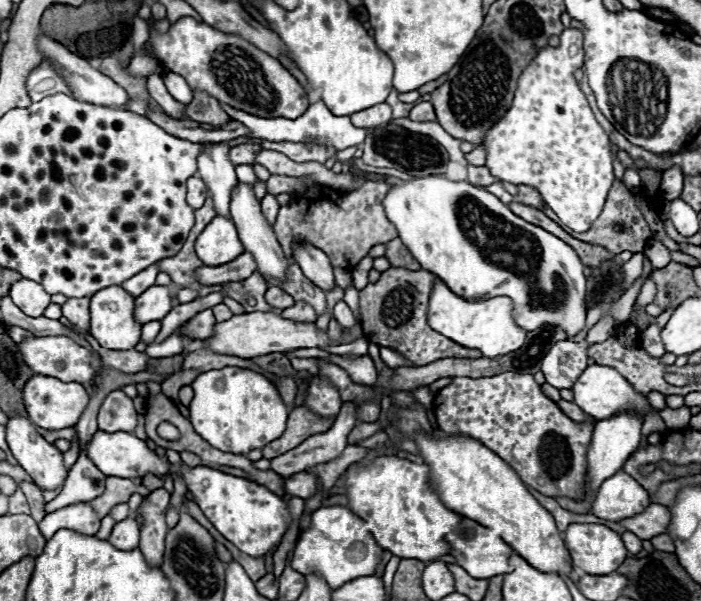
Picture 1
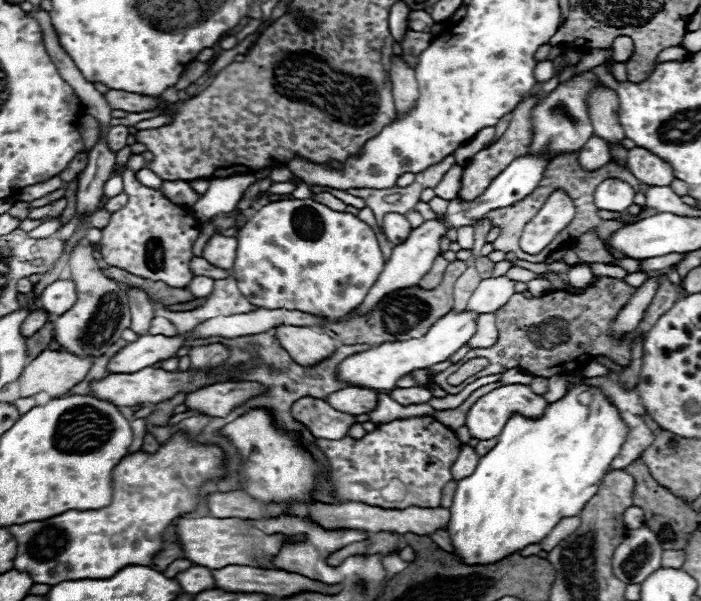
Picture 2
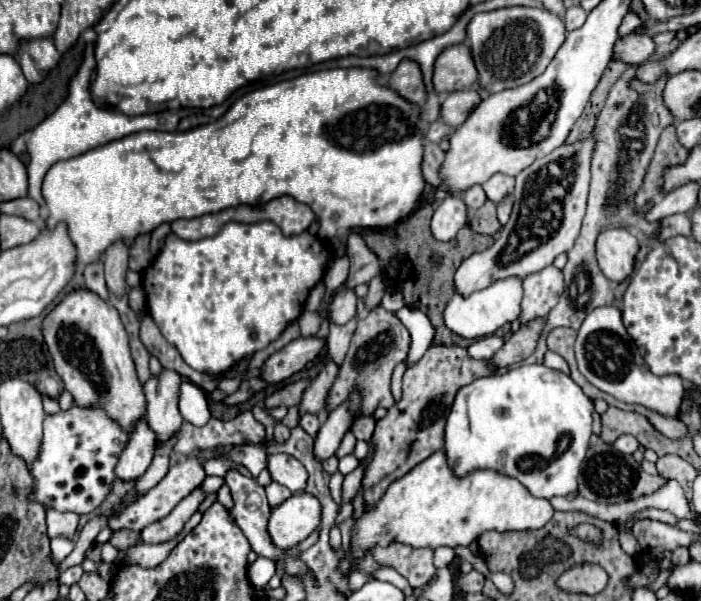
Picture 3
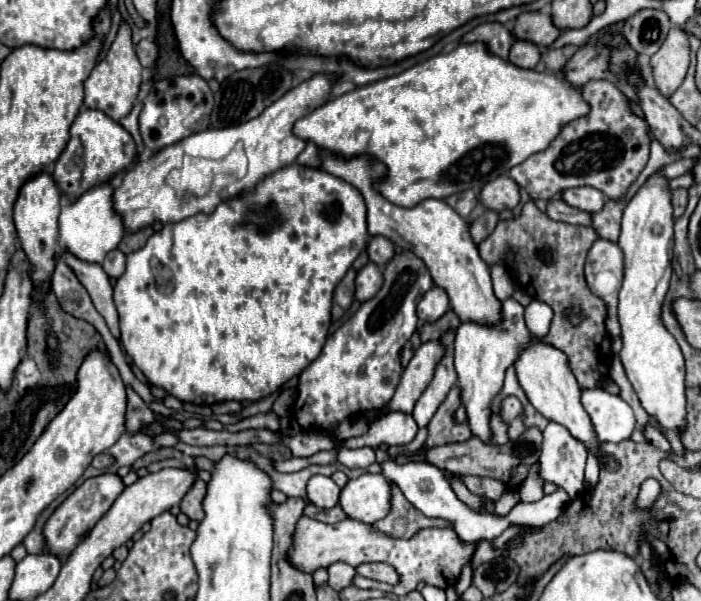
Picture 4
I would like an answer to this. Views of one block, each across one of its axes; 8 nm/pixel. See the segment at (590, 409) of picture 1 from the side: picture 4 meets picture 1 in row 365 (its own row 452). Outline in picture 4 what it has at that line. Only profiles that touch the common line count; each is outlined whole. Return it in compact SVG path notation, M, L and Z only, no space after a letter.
M530 340L528 348L520 350L520 356L514 362L518 382L530 400L530 404L548 420L558 422L570 430L574 438L586 444L590 452L598 456L598 440L592 430L592 422L586 414L586 410L580 404L580 386L576 384L576 378L572 376L572 368L568 368L568 356L560 352L558 348L552 348L552 344L544 344L544 340Z

